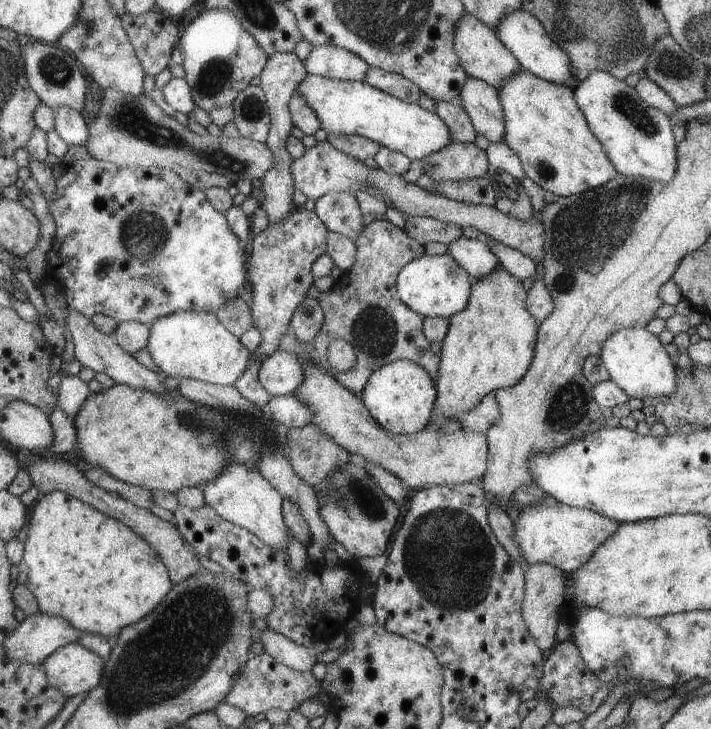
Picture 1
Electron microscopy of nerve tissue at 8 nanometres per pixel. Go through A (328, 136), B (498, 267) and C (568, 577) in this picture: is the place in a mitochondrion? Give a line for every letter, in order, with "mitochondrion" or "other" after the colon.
A: other
B: other
C: other

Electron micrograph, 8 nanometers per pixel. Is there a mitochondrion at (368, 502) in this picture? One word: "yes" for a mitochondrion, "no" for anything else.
yes

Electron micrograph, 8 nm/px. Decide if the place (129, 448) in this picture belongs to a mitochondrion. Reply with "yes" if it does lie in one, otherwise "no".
no

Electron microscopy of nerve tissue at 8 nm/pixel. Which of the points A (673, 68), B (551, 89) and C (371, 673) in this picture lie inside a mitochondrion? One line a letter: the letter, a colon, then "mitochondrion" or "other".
A: mitochondrion
B: other
C: other

